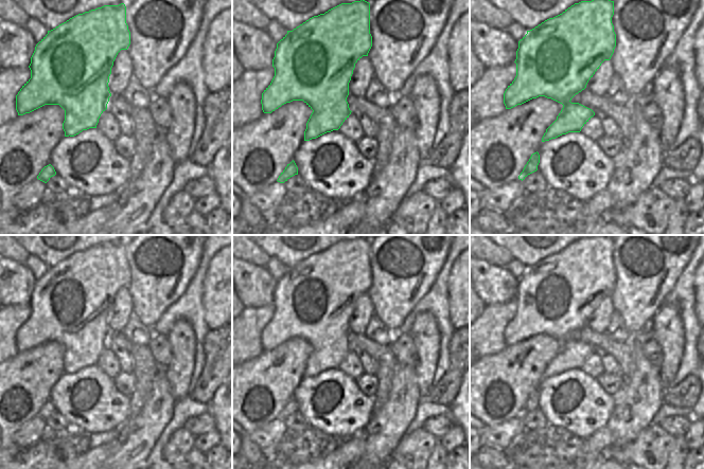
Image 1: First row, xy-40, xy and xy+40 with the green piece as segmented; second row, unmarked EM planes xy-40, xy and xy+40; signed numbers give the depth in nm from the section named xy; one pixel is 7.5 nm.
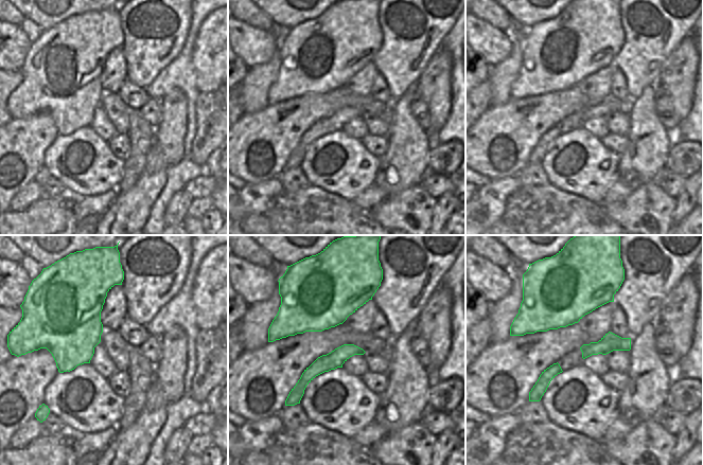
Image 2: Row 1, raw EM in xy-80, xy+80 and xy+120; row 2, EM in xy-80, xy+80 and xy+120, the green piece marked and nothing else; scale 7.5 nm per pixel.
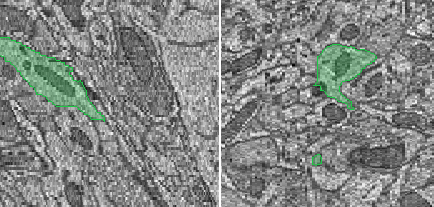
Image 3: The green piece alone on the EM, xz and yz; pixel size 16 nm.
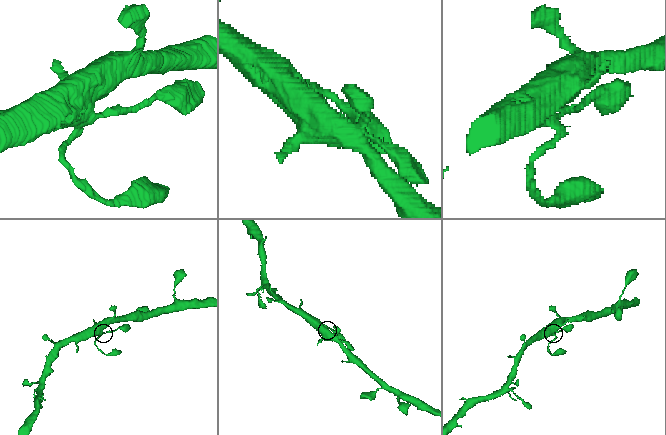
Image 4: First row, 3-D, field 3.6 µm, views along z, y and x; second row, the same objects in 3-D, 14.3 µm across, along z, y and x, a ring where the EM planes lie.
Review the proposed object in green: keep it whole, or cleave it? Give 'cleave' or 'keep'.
cleave

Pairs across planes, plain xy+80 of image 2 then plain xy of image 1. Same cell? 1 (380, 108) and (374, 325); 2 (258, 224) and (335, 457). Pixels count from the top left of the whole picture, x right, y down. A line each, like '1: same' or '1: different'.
1: different
2: different

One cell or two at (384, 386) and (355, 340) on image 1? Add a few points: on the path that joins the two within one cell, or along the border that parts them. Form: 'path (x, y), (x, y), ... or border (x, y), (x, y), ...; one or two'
path (384, 373), (384, 361), (369, 346); one

